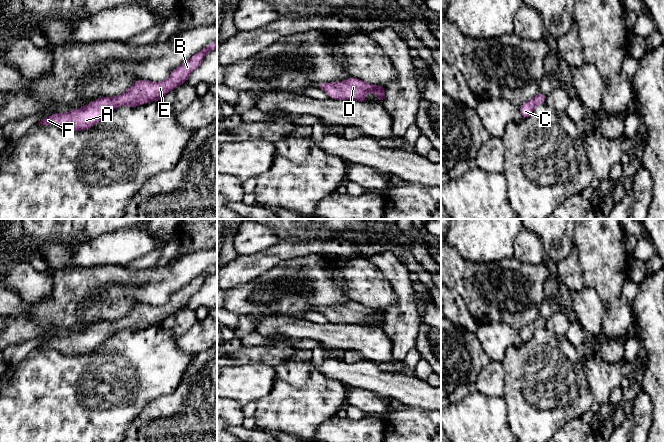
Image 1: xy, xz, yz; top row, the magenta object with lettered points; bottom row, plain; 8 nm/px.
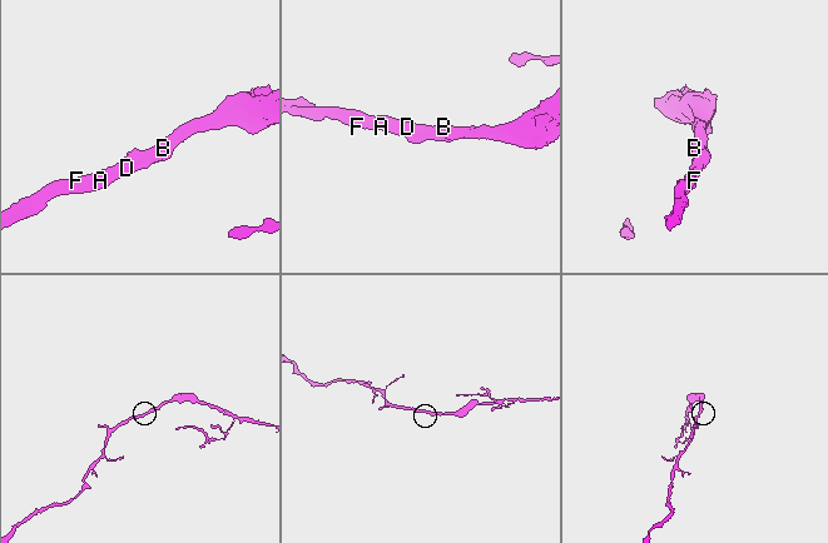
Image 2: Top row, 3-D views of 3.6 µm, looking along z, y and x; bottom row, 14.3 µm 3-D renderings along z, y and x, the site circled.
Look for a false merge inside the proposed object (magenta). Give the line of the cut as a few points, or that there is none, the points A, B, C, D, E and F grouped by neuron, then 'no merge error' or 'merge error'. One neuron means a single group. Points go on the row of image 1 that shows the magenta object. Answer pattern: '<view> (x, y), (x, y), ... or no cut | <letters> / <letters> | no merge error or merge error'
no cut | A B C D E F | no merge error

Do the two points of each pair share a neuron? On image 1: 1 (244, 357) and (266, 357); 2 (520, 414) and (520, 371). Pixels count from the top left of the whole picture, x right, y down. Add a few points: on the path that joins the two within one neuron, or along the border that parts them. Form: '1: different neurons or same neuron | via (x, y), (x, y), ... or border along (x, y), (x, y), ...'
1: same neuron | via (249, 357), (261, 357)
2: same neuron | via (520, 403), (520, 382)

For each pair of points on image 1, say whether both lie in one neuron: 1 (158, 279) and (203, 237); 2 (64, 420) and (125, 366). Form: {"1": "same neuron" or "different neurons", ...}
{"1": "different neurons", "2": "same neuron"}

